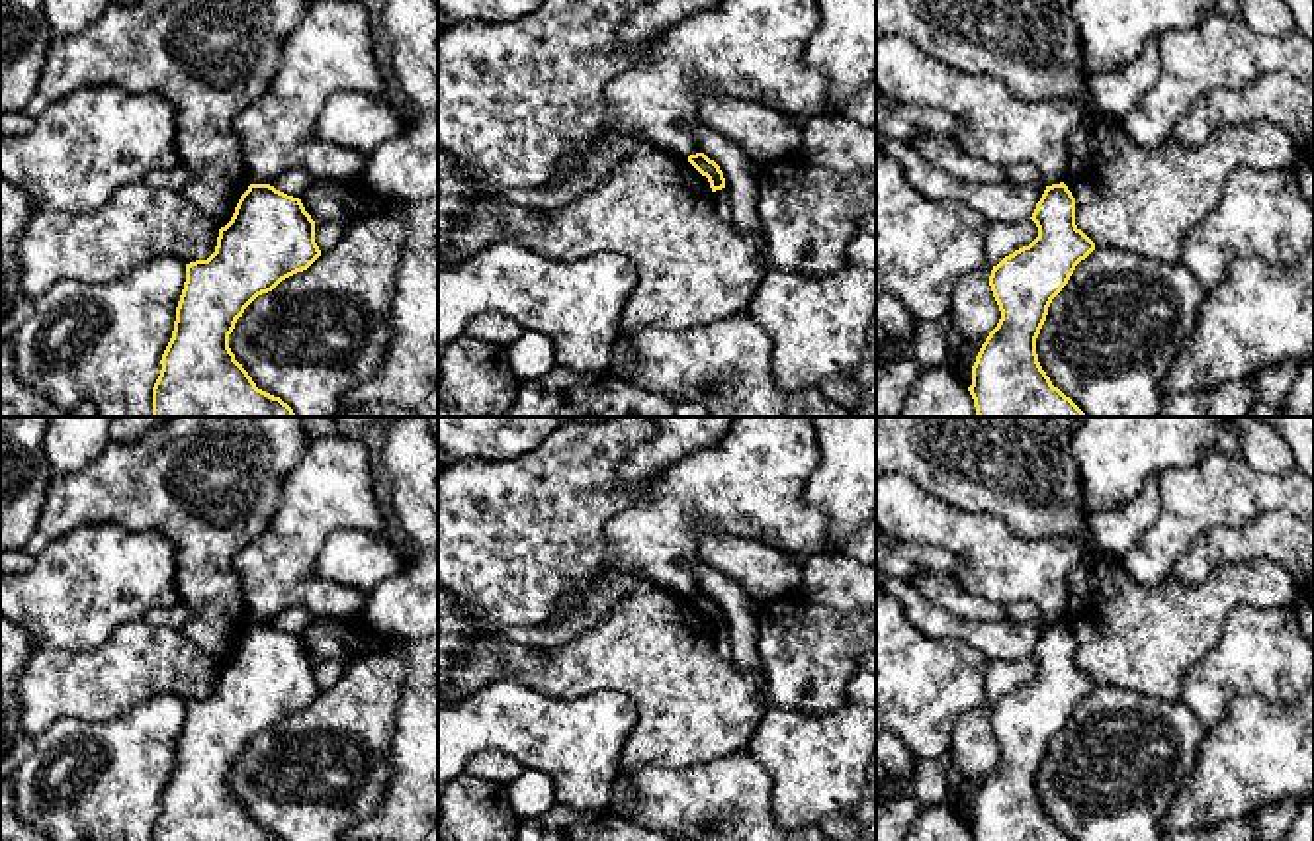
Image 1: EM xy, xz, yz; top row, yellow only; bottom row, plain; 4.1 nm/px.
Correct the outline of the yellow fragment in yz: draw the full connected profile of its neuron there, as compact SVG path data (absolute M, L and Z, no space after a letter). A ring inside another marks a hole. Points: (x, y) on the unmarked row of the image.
M1064 620L1046 624L1030 657L1038 675L989 714L1001 757L972 804L974 841L1073 841L1042 808L1036 776L1052 737L1095 681L1075 663L1075 636Z

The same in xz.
M704 591L690 593L688 600L708 616L712 630L725 626L723 610Z

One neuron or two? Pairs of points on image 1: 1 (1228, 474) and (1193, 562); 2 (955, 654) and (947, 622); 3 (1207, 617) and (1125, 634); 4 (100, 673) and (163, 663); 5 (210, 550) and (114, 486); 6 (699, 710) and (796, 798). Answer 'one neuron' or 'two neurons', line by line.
1: two neurons
2: two neurons
3: one neuron
4: one neuron
5: one neuron
6: two neurons

